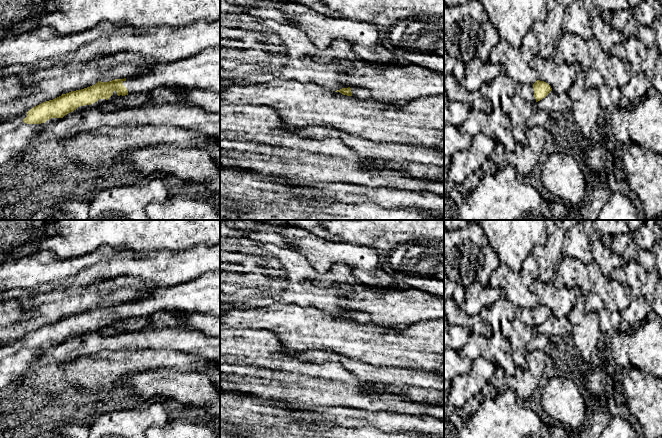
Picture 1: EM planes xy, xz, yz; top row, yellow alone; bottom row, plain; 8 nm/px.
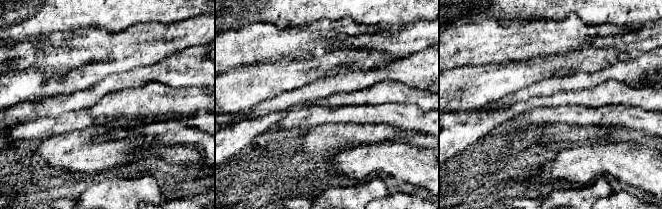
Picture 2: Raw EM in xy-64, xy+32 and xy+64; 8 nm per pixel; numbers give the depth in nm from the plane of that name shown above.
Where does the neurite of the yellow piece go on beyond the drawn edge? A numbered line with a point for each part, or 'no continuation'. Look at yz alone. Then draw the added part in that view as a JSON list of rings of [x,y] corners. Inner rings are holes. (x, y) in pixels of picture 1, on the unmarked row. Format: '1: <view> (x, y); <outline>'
1: yz (525, 315); [[[518,307],[515,309],[514,315],[520,322],[525,324],[526,326],[531,327],[533,329],[536,328],[533,309],[526,307]]]

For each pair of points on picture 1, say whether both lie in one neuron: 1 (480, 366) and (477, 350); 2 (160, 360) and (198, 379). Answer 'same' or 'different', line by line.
1: different
2: different

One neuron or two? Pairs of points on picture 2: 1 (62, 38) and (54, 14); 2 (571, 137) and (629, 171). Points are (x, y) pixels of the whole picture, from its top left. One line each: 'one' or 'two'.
1: two
2: two

